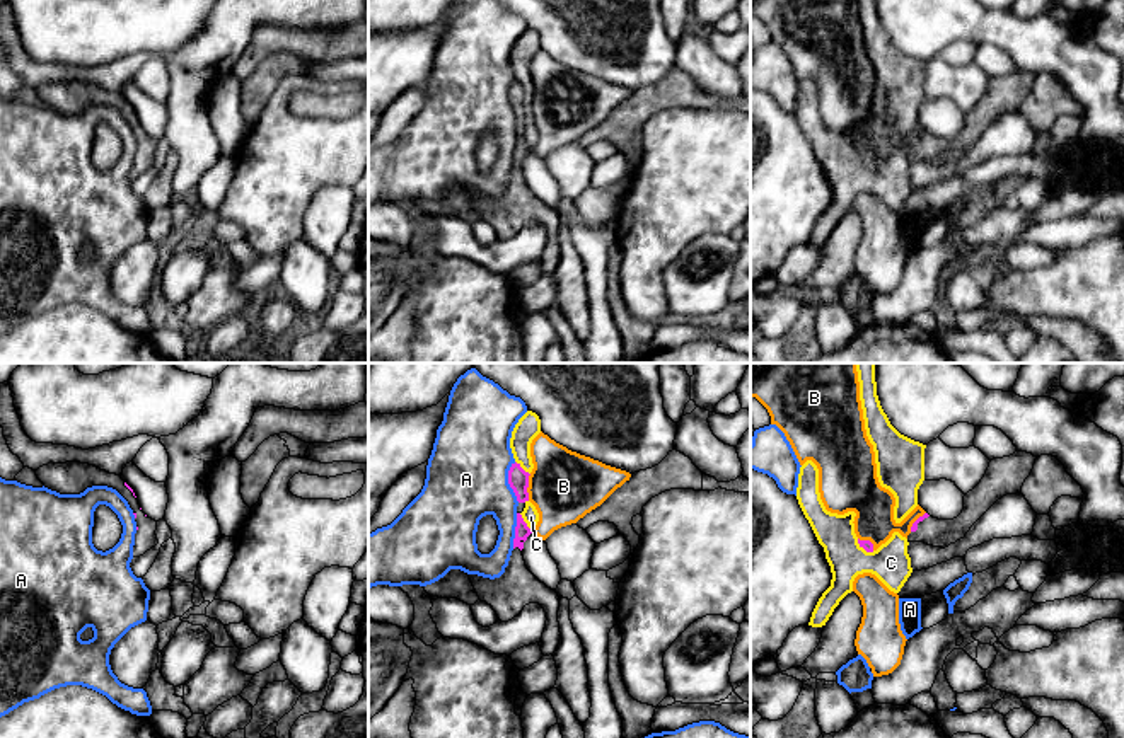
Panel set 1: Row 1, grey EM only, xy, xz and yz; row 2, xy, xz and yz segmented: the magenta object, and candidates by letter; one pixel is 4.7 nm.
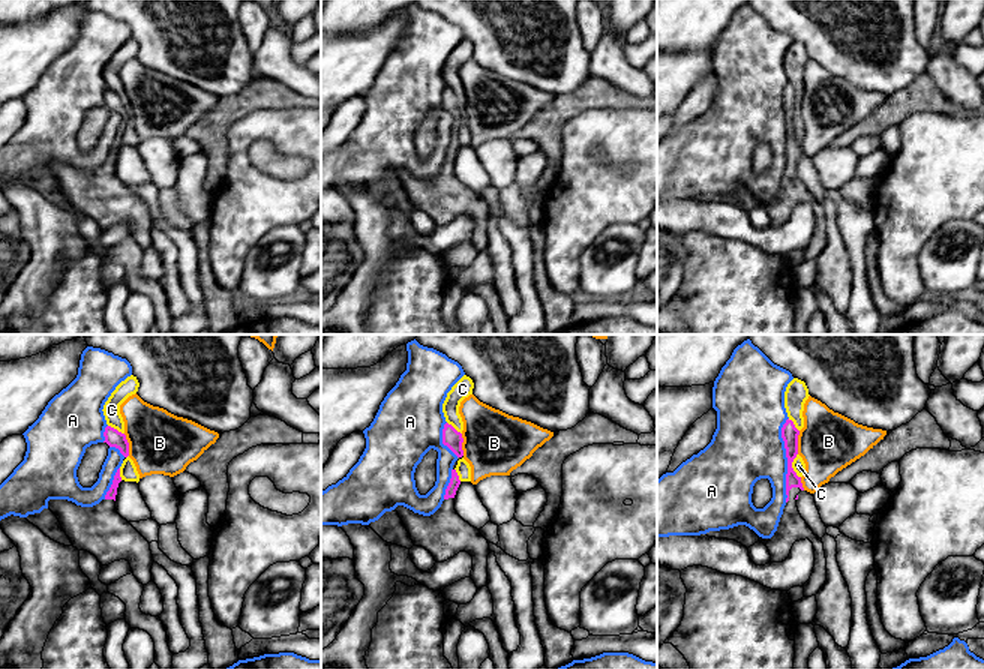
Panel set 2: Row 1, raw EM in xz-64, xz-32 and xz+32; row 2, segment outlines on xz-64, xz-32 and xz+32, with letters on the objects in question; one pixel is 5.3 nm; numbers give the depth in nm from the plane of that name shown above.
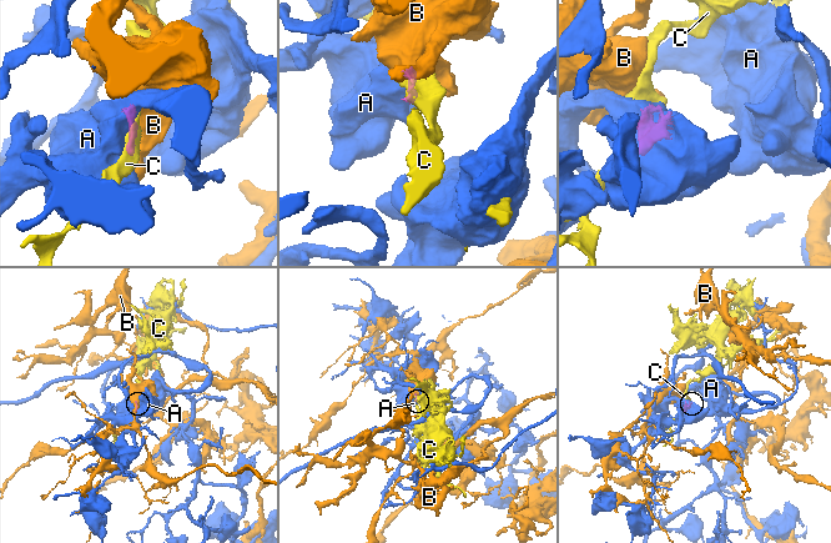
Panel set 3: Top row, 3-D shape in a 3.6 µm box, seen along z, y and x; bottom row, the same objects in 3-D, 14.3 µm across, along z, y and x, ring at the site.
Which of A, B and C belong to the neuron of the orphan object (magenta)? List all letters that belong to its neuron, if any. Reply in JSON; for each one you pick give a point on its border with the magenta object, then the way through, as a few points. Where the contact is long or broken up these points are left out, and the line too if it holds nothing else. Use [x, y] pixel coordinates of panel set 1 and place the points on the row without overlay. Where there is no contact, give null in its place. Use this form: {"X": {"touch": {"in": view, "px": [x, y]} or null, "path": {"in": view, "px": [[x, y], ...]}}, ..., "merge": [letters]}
{"merge": []}

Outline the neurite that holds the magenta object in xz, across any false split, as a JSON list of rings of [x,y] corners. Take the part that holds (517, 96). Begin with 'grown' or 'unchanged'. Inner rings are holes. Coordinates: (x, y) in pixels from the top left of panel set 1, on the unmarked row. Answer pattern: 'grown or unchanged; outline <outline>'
unchanged; outline [[[512,82],[510,89],[508,89],[508,102],[513,107],[517,119],[519,121],[525,121],[529,119],[529,90],[525,90],[520,82]]]

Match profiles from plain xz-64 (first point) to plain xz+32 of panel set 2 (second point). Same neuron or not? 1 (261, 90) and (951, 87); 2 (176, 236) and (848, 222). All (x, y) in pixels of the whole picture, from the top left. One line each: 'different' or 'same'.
1: different
2: same

